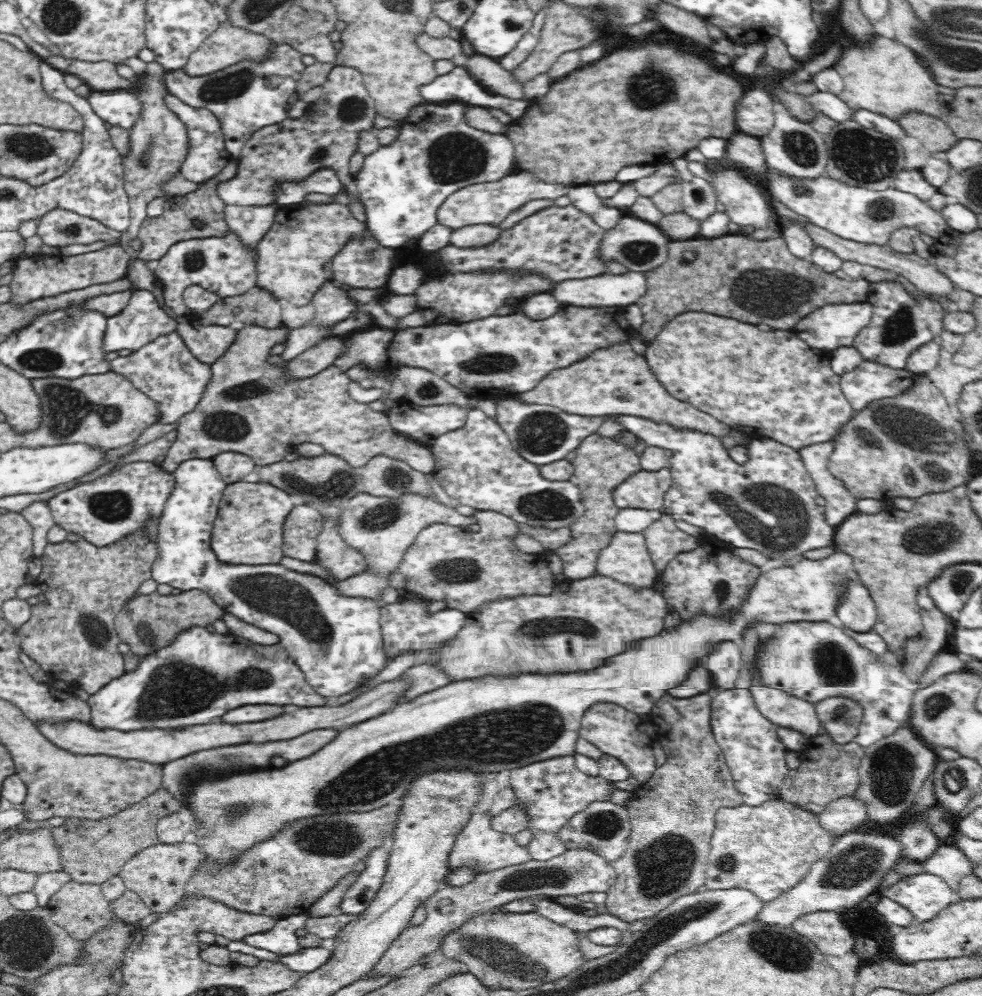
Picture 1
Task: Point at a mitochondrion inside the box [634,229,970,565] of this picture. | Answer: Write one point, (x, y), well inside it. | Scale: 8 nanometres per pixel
(774, 517)

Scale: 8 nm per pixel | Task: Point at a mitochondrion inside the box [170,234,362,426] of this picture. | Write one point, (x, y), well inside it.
(193, 261)

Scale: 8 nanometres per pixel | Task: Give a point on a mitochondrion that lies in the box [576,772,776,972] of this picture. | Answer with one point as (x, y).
(662, 866)

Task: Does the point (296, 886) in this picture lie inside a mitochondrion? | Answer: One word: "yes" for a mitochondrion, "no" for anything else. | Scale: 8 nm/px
no

